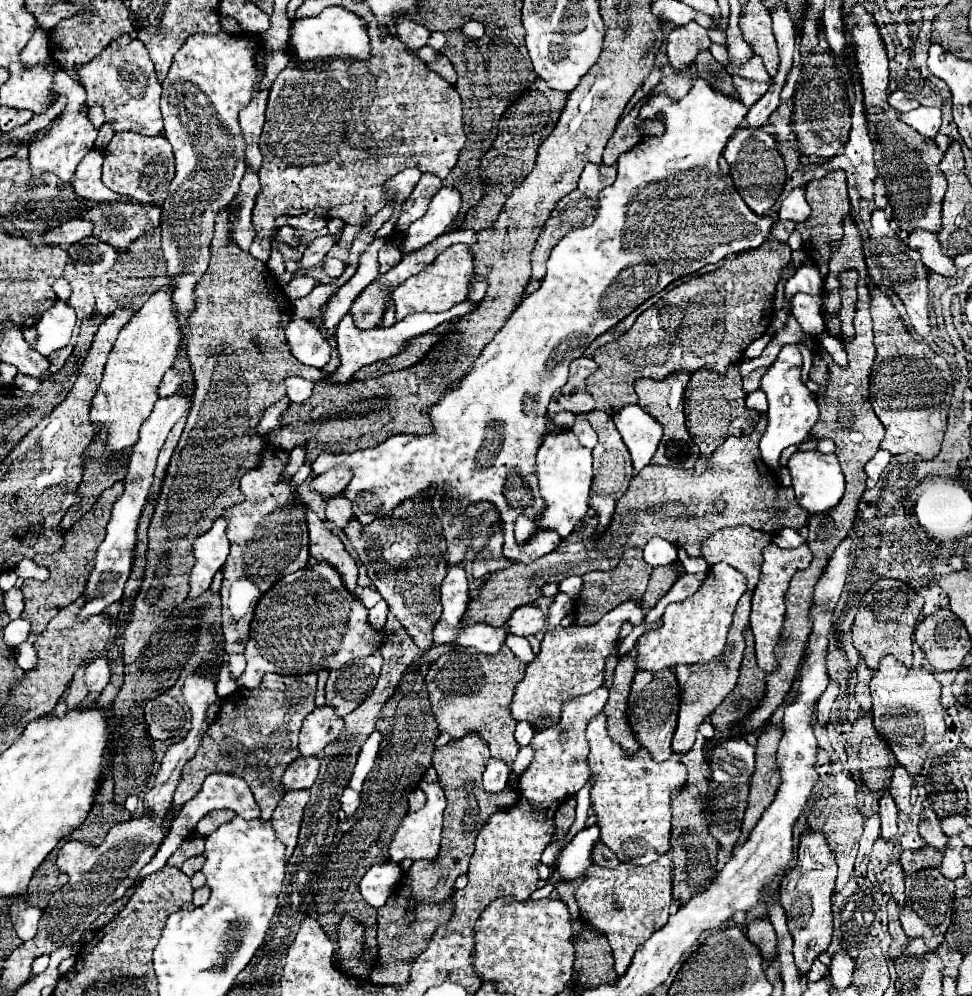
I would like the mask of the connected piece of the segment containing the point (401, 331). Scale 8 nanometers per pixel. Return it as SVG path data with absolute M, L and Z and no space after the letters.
M476 282L470 296L472 296L472 302L464 302L464 304L458 304L454 308L450 308L448 312L440 312L440 314L412 314L412 316L406 316L404 320L396 322L394 326L390 328L384 328L384 326L376 326L374 330L358 330L358 326L354 326L352 322L352 314L348 312L340 324L336 326L336 340L338 340L338 352L340 352L340 366L336 370L336 374L332 376L334 380L338 380L338 384L344 384L344 382L350 382L352 380L352 374L360 368L360 366L366 366L366 364L372 364L374 360L380 360L380 358L386 358L390 354L396 354L398 350L402 350L402 346L412 340L414 336L420 336L420 334L426 334L430 330L434 330L438 324L442 322L450 322L454 320L456 316L462 316L466 314L476 300L480 300L484 294L482 290L482 282Z

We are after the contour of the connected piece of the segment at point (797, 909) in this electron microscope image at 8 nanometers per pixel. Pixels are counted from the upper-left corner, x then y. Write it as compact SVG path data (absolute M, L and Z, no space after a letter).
M804 832L798 848L796 866L784 876L780 884L780 904L786 912L788 928L794 938L794 958L800 976L810 972L812 962L828 950L832 938L832 892L836 882L836 860L830 852L822 832Z

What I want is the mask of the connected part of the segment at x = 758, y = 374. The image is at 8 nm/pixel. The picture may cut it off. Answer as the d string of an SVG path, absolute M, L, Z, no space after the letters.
M758 368L758 370L754 370L752 374L748 374L748 376L742 380L742 384L744 384L744 392L746 392L746 394L758 390L758 384L760 384L760 378L762 378L764 370L766 370L766 368Z

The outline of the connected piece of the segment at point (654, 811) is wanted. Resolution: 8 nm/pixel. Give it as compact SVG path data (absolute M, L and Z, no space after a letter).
M598 714L588 724L586 738L590 744L588 766L590 766L590 776L594 778L592 790L590 790L590 802L592 802L592 812L598 818L596 824L600 826L600 840L618 856L620 862L634 862L638 866L646 866L658 860L658 856L670 852L670 816L672 816L670 800L674 792L678 792L686 784L686 766L682 766L682 762L676 758L670 758L666 762L654 762L646 748L640 748L636 754L628 756L606 734L604 714Z

